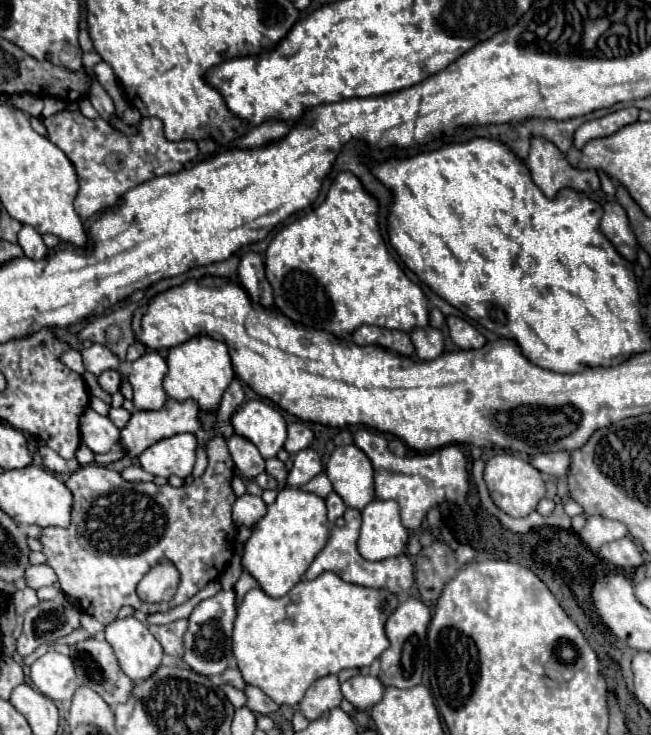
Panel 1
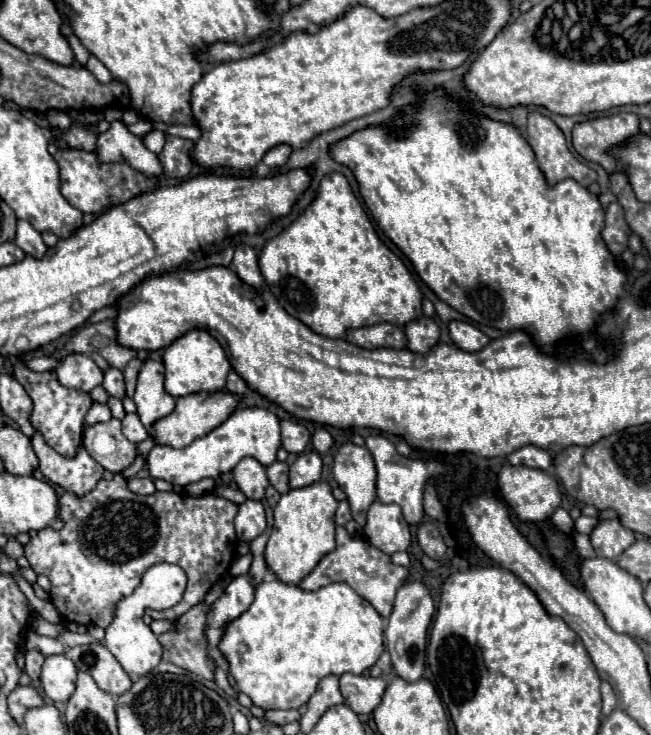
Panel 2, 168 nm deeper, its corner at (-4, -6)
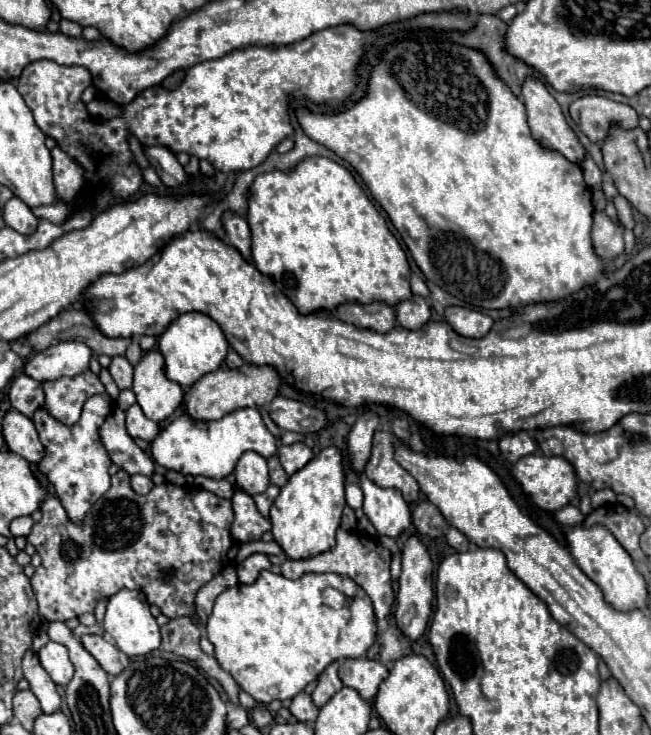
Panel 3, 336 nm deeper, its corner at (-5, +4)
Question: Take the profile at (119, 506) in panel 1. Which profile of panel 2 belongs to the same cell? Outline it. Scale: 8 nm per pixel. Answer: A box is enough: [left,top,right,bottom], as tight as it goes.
[24,474,238,628]

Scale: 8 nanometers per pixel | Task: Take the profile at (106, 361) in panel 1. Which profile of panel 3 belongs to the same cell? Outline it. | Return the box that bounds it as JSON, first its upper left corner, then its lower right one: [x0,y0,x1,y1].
[25,342,91,382]

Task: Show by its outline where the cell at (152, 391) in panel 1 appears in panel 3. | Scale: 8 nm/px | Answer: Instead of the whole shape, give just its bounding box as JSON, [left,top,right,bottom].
[133,350,183,422]

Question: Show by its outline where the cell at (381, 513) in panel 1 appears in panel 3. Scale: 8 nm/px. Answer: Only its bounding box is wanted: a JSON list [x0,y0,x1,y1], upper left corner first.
[359,474,411,538]

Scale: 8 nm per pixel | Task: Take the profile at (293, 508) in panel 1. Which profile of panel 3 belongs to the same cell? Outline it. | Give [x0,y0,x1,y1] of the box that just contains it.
[271,446,345,560]

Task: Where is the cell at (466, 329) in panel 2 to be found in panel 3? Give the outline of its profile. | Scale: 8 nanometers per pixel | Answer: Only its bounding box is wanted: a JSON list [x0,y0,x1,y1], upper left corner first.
[445,306,493,338]

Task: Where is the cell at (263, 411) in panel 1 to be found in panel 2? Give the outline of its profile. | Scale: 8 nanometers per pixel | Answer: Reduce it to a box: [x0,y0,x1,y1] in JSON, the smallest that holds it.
[146,407,282,486]

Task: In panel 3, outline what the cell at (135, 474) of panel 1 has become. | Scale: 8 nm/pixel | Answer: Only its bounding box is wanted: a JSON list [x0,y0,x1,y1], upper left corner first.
[131,474,153,494]

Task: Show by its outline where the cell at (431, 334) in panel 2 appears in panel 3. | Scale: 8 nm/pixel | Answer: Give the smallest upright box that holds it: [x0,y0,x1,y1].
[395,294,431,330]

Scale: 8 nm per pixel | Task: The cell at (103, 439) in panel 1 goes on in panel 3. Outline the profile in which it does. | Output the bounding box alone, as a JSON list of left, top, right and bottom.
[101,408,155,474]

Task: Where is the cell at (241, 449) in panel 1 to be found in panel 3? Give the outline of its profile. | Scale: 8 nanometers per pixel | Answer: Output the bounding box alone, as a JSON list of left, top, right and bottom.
[235,452,269,494]

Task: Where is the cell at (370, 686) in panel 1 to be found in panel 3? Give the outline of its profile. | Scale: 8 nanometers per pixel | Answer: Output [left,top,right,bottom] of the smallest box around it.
[339,656,389,700]

